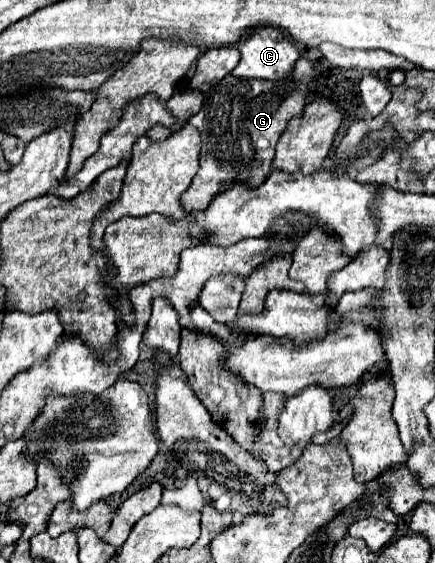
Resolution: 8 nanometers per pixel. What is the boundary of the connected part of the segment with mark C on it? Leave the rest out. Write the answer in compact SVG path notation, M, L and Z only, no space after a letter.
M255 29L251 37L243 37L239 53L241 61L231 71L239 79L287 79L299 59L299 51L293 41L283 37L279 29Z

